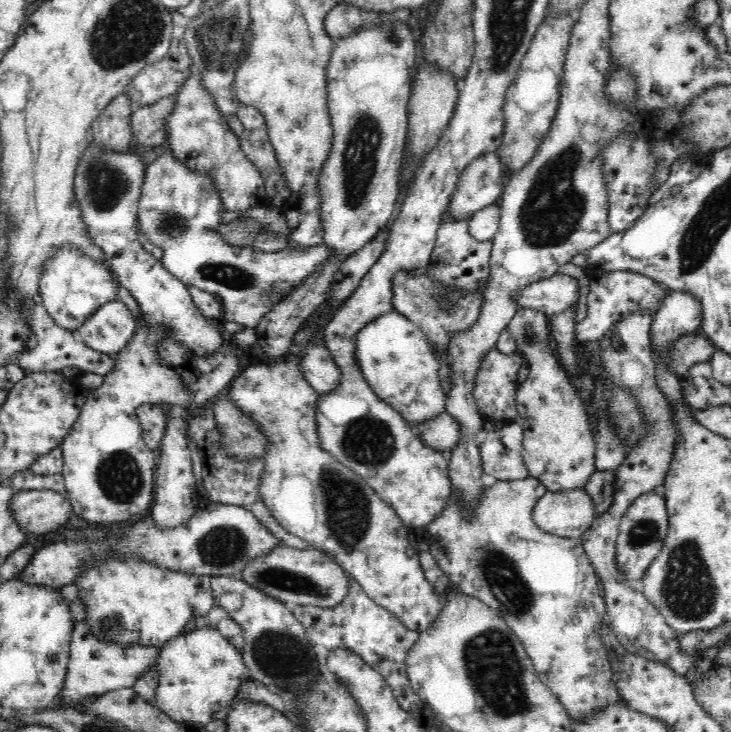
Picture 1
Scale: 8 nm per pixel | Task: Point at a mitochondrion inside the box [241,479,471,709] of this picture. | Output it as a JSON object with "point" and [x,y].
{"point":[283,656]}

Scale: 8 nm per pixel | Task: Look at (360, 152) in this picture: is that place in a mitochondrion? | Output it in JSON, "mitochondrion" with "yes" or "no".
{"mitochondrion":"yes"}

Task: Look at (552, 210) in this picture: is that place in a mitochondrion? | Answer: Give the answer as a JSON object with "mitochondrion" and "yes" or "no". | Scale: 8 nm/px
{"mitochondrion":"yes"}

